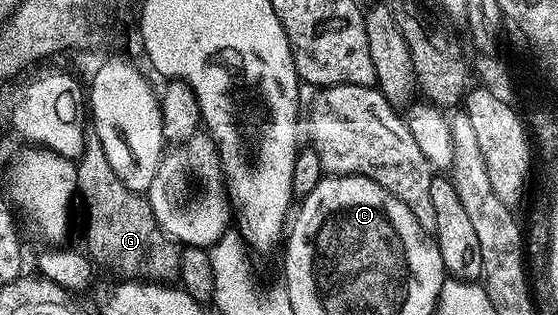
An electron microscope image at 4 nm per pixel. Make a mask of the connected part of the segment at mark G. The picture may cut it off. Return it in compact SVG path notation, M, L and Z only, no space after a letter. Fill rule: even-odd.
M95 132L84 135L84 151L76 163L76 192L79 201L88 205L87 253L97 263L105 262L117 270L117 275L134 280L151 280L168 284L180 273L181 247L164 234L155 219L154 209L141 191L126 188L110 168L102 140Z

